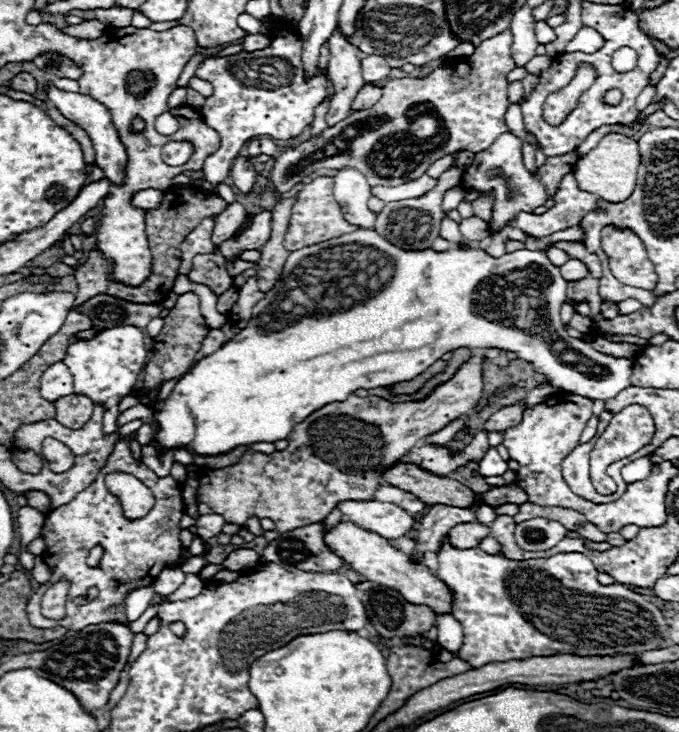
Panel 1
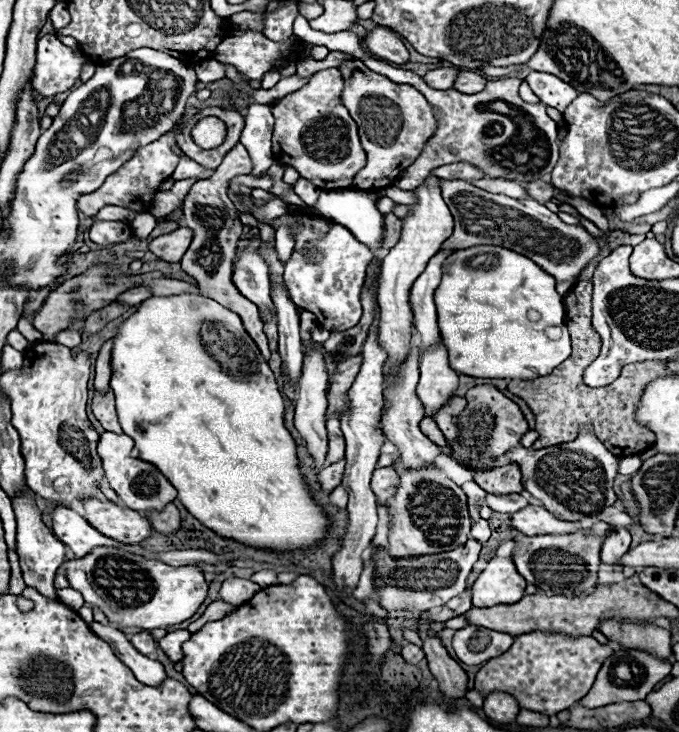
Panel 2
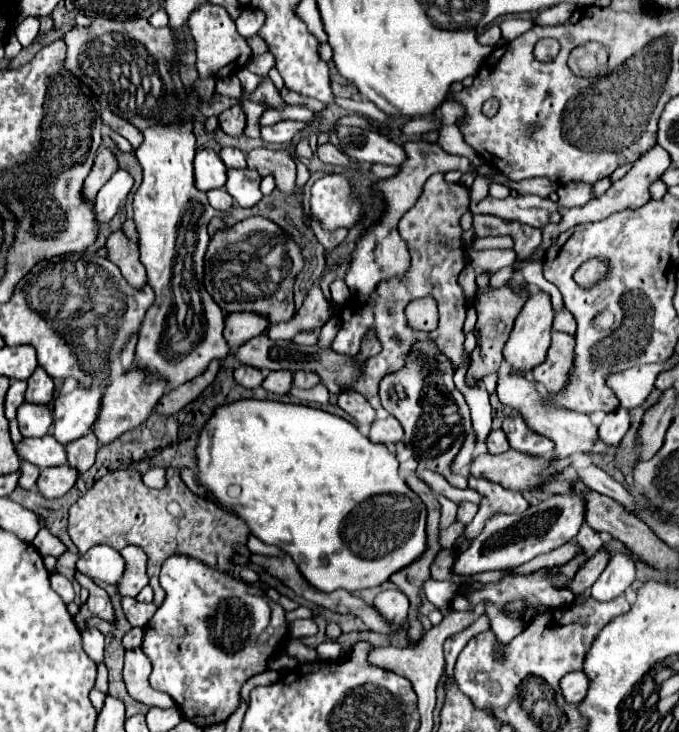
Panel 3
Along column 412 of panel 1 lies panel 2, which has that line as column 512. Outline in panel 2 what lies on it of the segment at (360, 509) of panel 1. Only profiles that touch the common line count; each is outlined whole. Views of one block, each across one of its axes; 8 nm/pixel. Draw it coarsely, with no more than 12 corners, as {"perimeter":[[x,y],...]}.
{"perimeter":[[542,506],[512,514],[524,534],[576,534],[576,522],[562,520]]}

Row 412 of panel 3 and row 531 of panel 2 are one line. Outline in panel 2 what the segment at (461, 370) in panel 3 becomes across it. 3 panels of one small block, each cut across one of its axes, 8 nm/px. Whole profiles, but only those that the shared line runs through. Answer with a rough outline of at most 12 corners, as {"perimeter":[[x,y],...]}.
{"perimeter":[[488,521],[474,522],[470,535],[481,543],[488,541],[491,529]]}

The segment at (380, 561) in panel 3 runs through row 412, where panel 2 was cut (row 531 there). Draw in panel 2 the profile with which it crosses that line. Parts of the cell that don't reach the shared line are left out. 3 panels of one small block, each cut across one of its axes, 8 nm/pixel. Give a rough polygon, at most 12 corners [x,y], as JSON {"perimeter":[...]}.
{"perimeter":[[152,296],[114,336],[136,458],[206,528],[320,546],[242,320]]}

